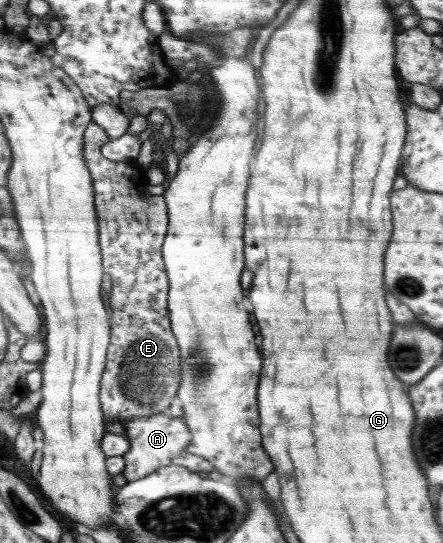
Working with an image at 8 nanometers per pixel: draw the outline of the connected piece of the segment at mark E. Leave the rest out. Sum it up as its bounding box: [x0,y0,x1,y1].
[84,122,181,422]

